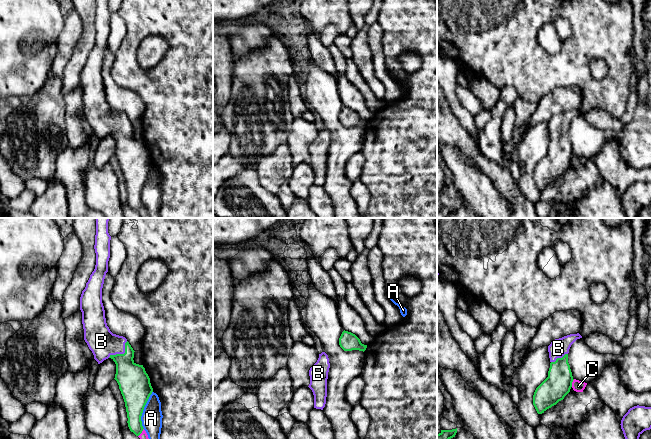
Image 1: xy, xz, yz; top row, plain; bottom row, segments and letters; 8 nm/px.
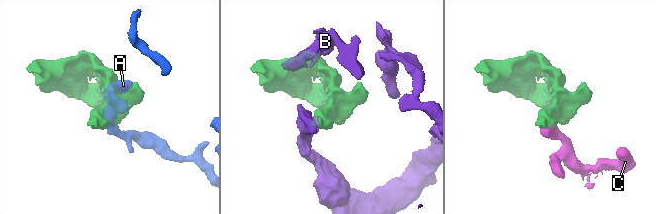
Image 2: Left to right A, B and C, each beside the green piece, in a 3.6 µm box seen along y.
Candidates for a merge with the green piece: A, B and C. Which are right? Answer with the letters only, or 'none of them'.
B

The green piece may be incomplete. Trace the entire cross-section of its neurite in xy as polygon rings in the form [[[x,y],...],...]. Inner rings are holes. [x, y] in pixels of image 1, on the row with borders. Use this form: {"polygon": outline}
{"polygon": [[[96,218],[96,265],[80,297],[84,340],[98,364],[111,358],[116,364],[115,380],[123,396],[128,427],[139,436],[143,431],[141,416],[153,392],[143,365],[133,360],[134,350],[123,336],[113,334],[106,323],[102,288],[110,258],[109,218]]]}

